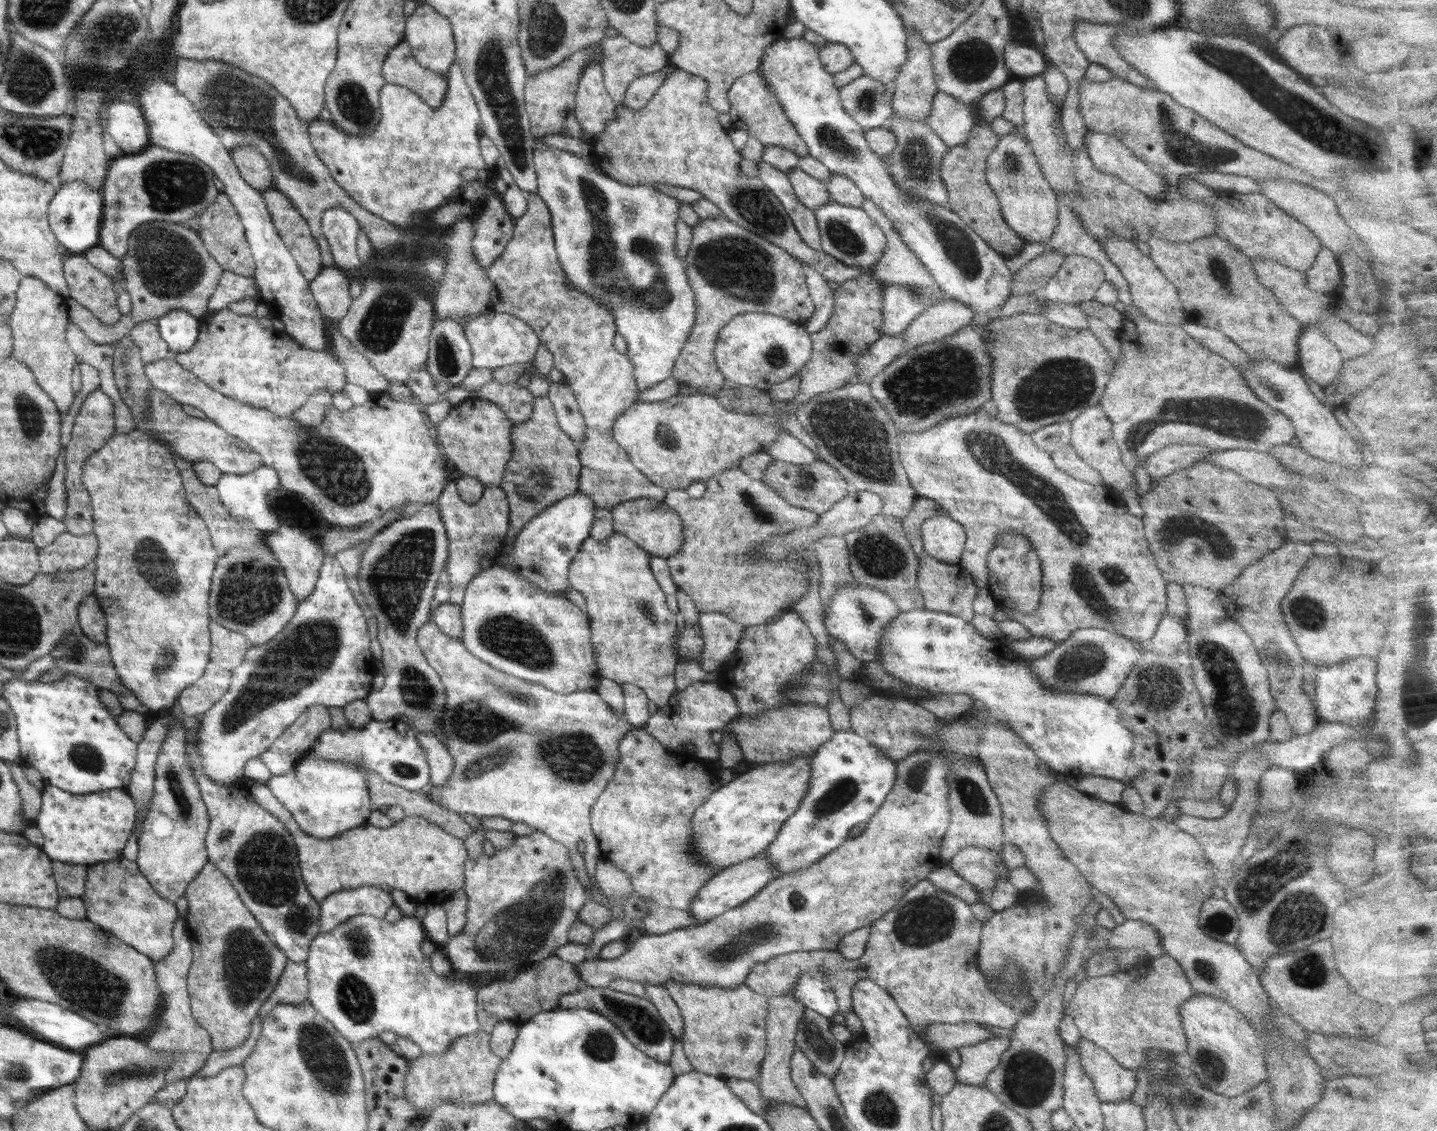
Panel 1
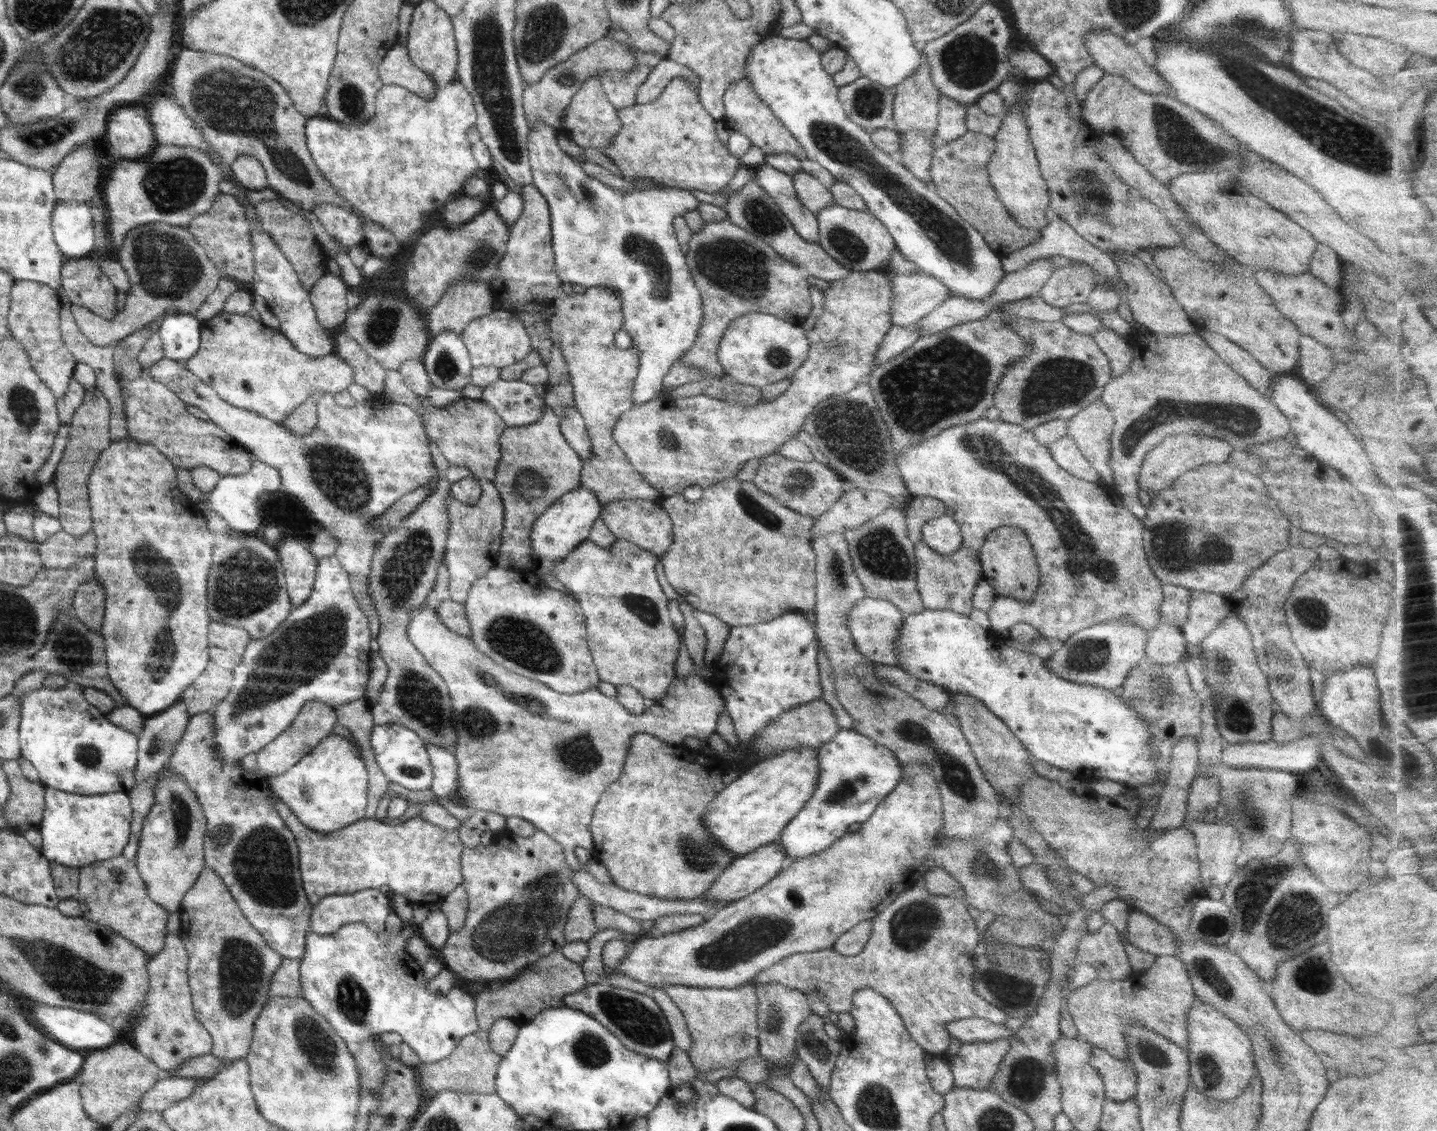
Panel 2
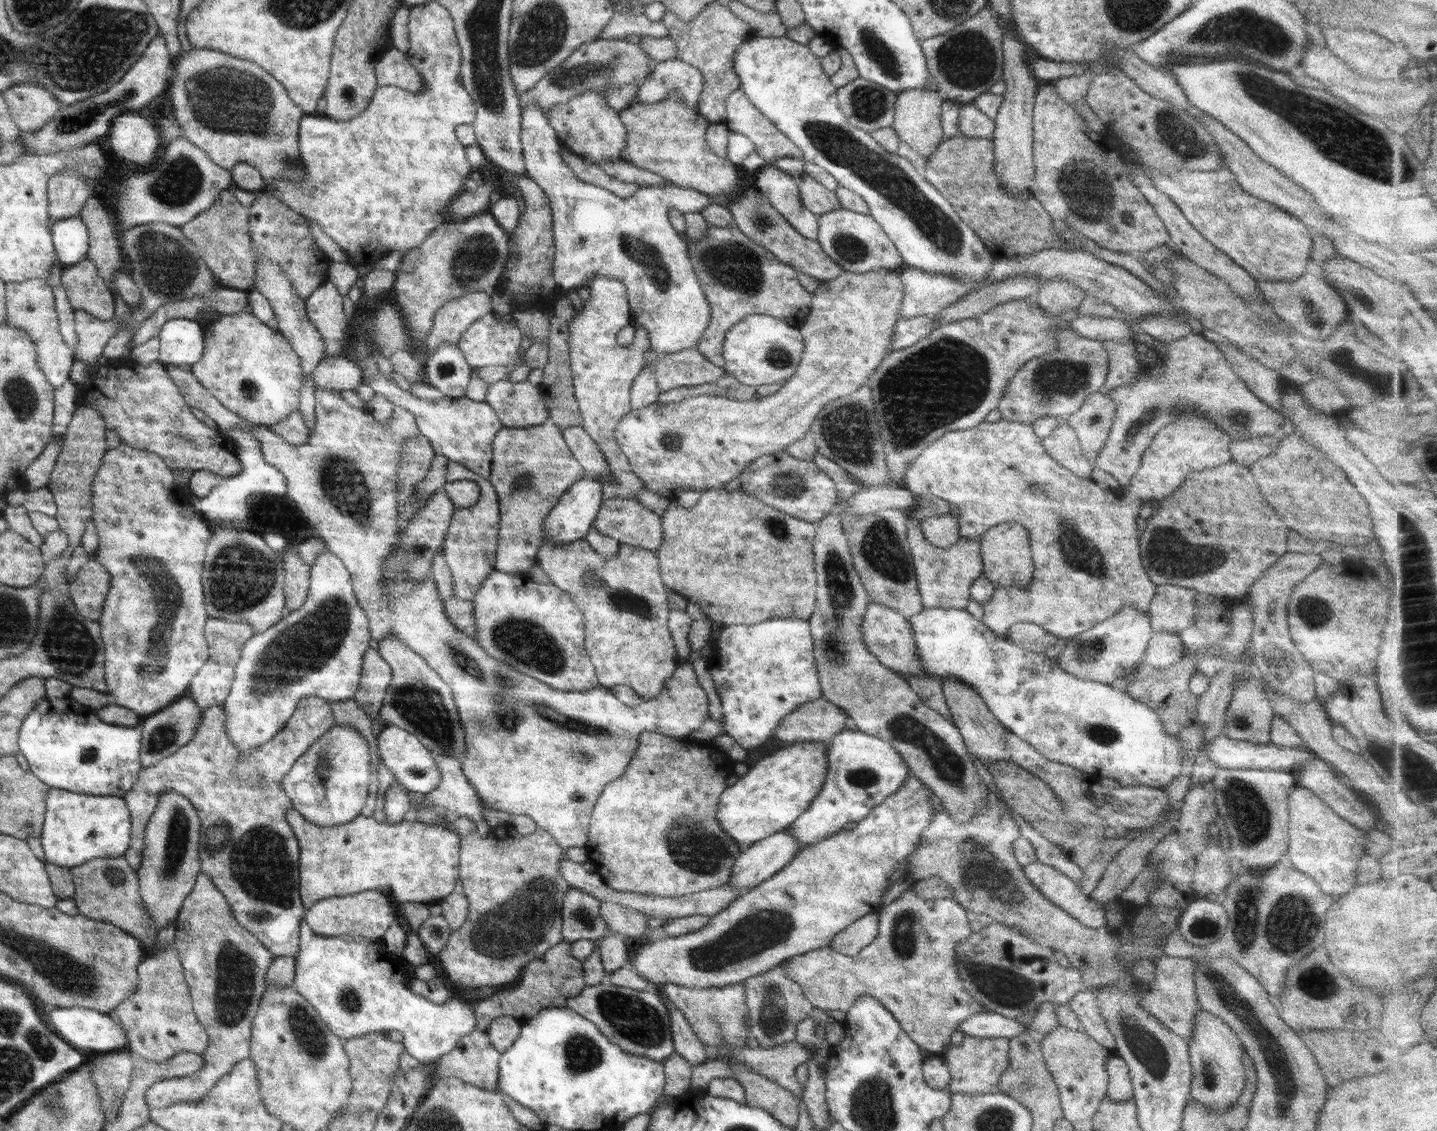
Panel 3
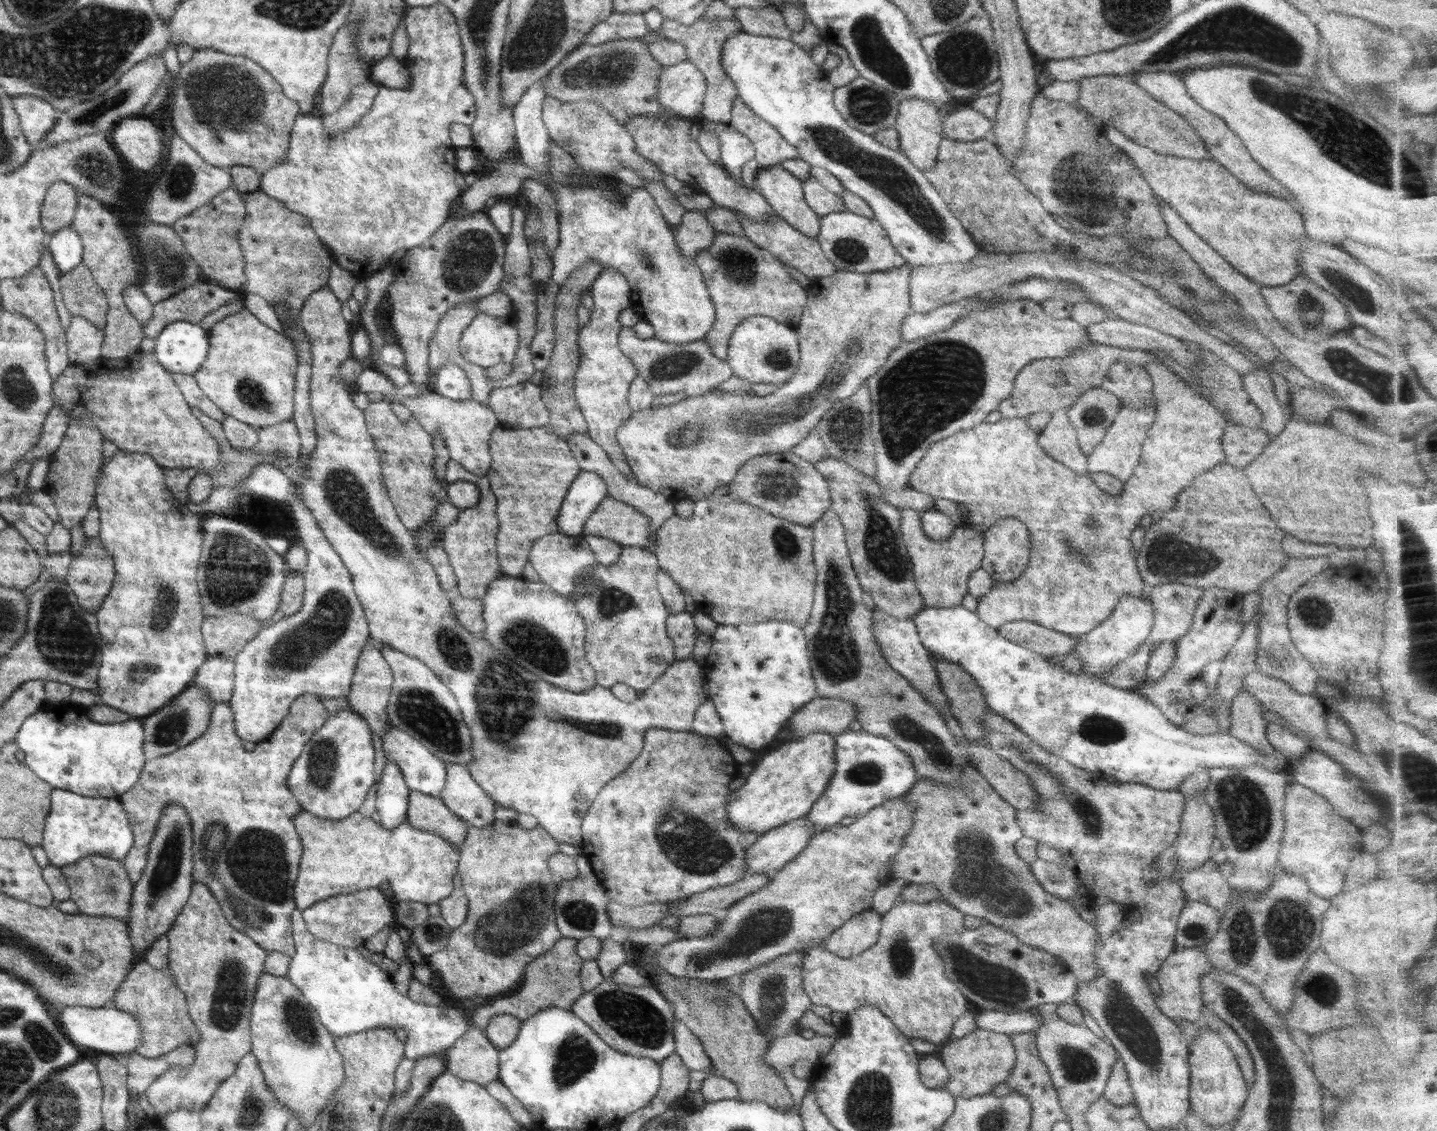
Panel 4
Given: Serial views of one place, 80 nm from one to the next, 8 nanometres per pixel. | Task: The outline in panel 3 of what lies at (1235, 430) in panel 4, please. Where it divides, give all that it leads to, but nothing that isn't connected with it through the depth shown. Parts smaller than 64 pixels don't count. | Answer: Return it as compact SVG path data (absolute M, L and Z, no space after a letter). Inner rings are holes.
M1288 417L1284 425L1274 434L1257 436L1256 438L1241 438L1240 440L1231 438L1231 444L1229 444L1231 460L1242 466L1252 466L1256 460L1274 454L1285 436L1293 432L1293 427L1293 422Z

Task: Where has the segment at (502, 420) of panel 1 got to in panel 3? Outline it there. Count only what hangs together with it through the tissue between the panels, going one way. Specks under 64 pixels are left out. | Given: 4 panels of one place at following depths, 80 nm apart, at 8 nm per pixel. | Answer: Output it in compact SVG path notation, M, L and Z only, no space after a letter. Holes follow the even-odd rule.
M375 374L373 378L364 378L361 389L370 394L385 396L392 404L409 410L417 422L419 432L431 442L433 451L443 454L449 460L466 466L476 474L488 479L493 459L492 443L496 433L503 427L496 411L486 401L475 401L468 396L460 398L443 397L429 401L412 395L396 385L390 377Z

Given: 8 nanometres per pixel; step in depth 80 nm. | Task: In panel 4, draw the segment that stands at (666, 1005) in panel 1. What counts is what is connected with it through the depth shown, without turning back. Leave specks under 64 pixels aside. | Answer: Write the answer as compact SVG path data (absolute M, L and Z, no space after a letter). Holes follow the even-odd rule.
M678 1019L673 1024L673 1034L676 1044L675 1054L684 1062L689 1072L706 1072L713 1068L708 1054L692 1031Z

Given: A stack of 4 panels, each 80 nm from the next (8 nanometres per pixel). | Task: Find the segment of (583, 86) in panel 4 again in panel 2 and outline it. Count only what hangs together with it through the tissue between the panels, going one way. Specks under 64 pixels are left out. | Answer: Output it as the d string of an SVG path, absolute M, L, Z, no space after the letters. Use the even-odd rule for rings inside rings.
M609 36L585 46L564 62L547 70L538 83L526 84L522 94L522 106L527 122L529 124L545 122L558 127L558 114L564 112L574 94L588 82L588 79L602 78L602 74L606 74L606 71L624 71L624 74L628 74L635 64L636 59L630 45L618 42Z

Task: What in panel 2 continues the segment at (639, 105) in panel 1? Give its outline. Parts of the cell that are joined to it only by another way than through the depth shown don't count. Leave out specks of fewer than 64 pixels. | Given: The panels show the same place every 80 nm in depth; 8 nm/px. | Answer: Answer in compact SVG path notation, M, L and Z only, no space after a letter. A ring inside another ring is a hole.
M664 57L655 66L655 69L648 74L646 80L640 84L640 88L636 92L636 105L654 102L674 78L684 79L684 82L688 82L688 86L694 92L699 92L700 78L696 72L679 62Z

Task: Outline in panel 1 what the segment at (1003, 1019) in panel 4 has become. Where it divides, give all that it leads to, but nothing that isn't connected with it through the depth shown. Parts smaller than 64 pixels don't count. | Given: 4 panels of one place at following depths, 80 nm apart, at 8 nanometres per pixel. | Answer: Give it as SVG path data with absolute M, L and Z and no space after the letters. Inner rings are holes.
M978 1022L936 1023L927 1026L925 1032L924 1039L930 1040L930 1043L938 1045L946 1052L994 1038L994 1035L980 1027Z

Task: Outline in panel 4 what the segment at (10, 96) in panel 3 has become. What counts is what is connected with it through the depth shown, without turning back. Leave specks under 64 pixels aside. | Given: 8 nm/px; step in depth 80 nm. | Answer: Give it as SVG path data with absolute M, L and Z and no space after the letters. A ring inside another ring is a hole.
M14 96L12 103L20 118L20 126L26 141L33 149L39 148L50 134L50 127L54 126L60 113L40 97Z

